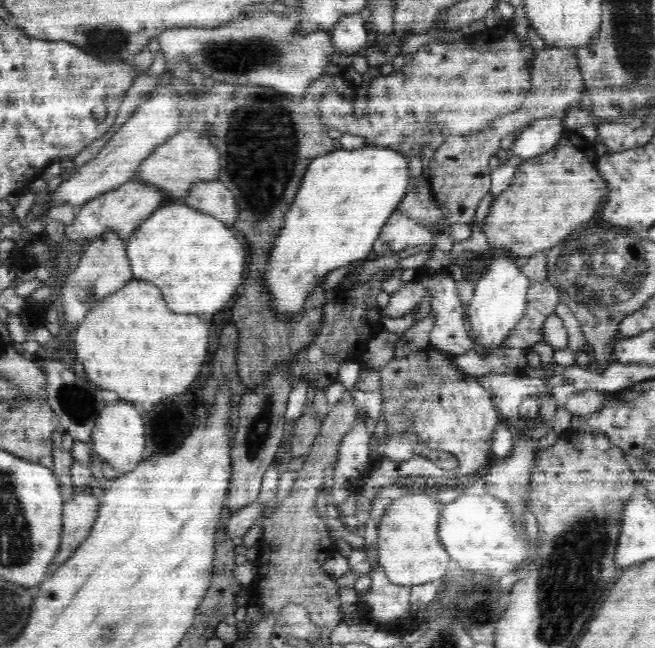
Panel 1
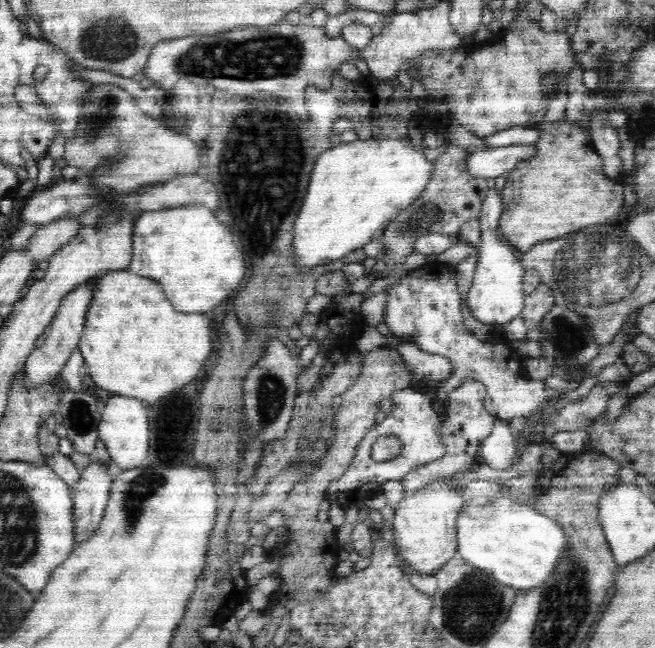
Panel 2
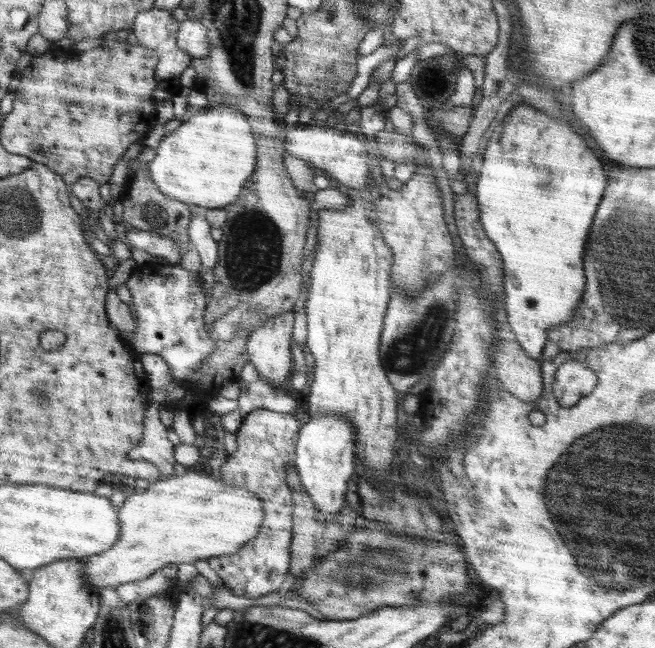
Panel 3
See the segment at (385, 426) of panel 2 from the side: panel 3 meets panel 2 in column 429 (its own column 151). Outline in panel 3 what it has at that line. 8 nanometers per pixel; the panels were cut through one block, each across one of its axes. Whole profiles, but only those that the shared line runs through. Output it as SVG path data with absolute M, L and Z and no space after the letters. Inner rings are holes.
M149 398L149 404L144 411L144 433L138 445L128 452L133 461L148 460L156 464L162 477L174 476L174 444L168 439L166 427L159 417L158 403Z

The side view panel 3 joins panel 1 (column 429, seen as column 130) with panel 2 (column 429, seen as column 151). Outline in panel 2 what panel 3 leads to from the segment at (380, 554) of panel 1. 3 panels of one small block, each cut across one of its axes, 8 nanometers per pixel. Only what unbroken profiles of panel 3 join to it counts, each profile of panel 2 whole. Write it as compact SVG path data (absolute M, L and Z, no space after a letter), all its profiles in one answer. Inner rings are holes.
M440 481L406 496L394 507L393 533L400 558L421 576L435 576L435 571L452 559L458 550L456 541L456 518L460 516L466 501L463 489L466 486L446 486Z

